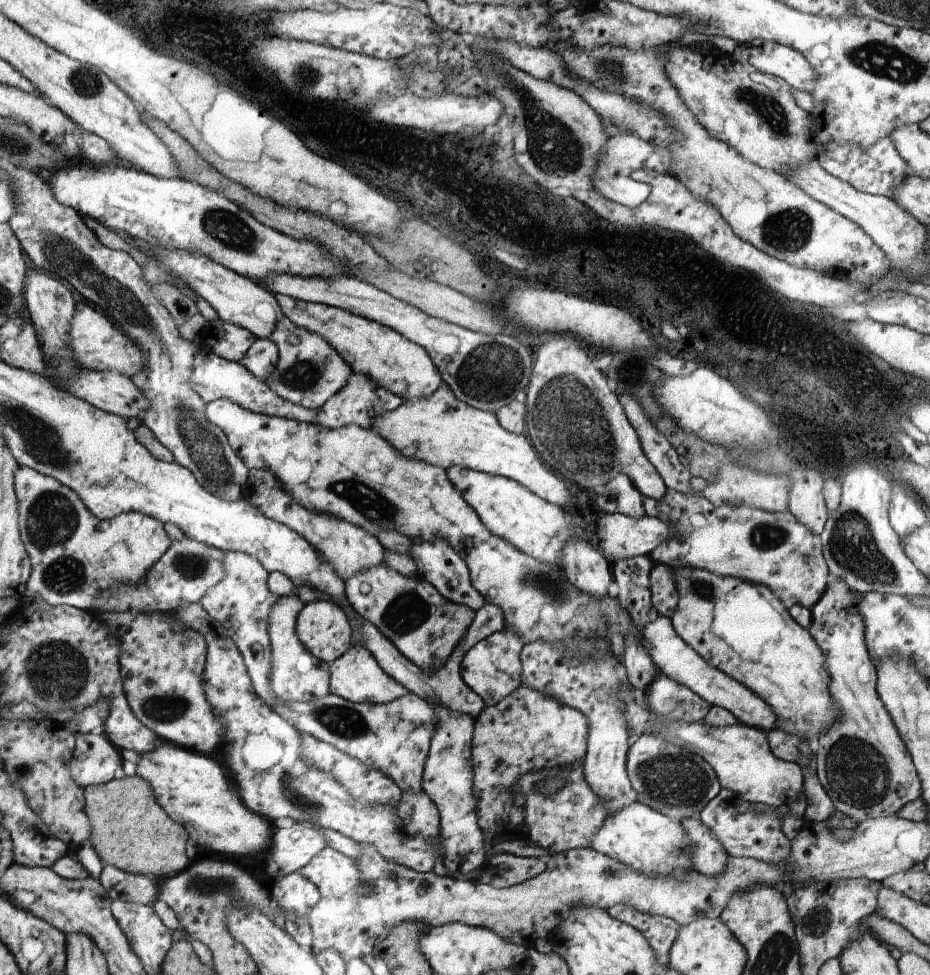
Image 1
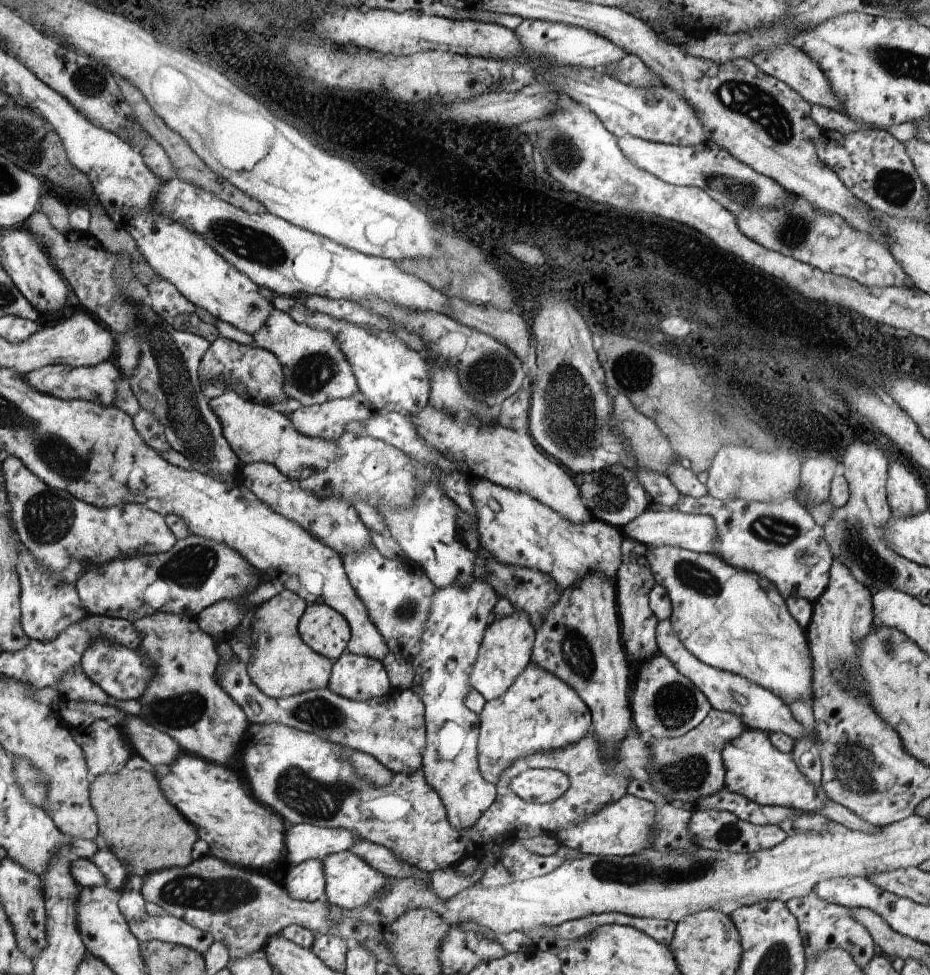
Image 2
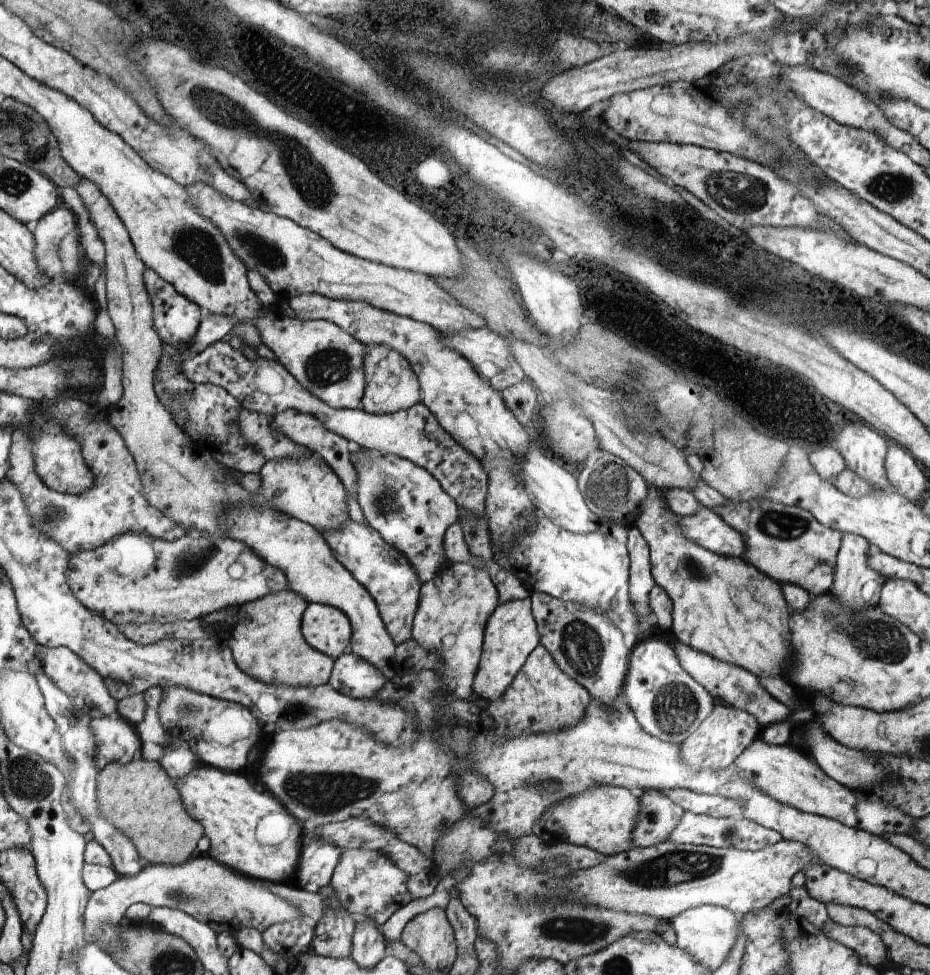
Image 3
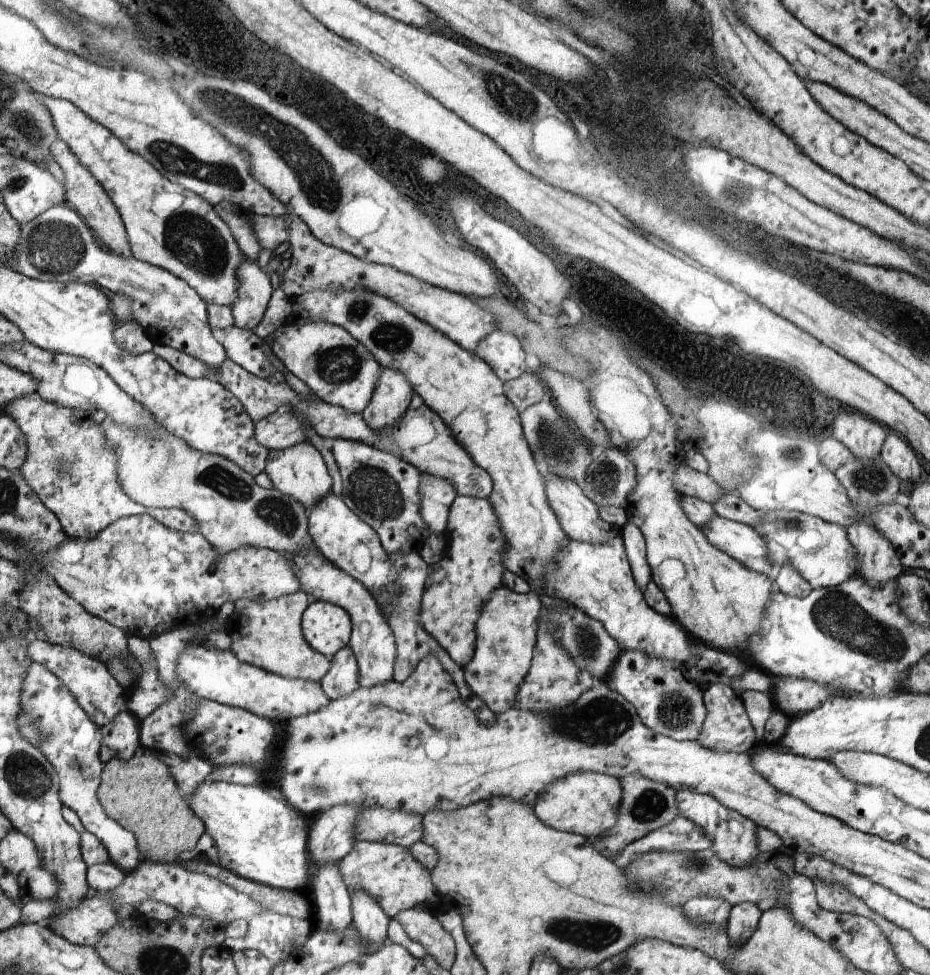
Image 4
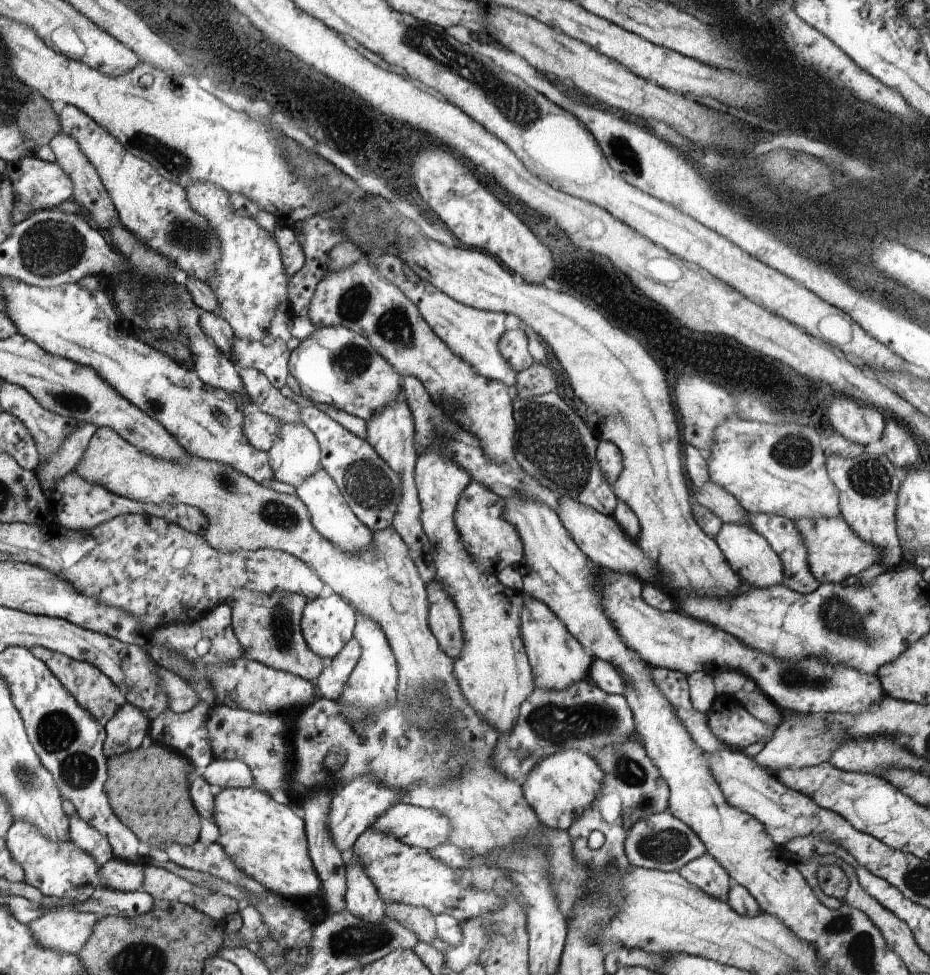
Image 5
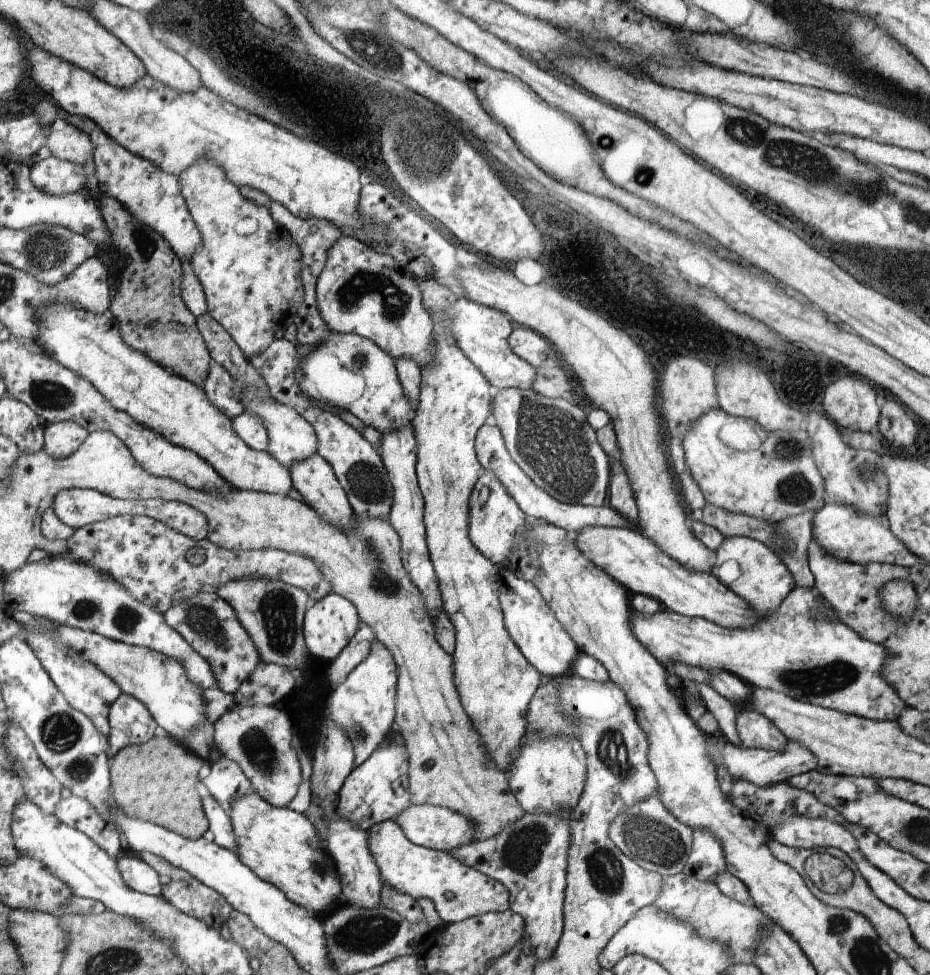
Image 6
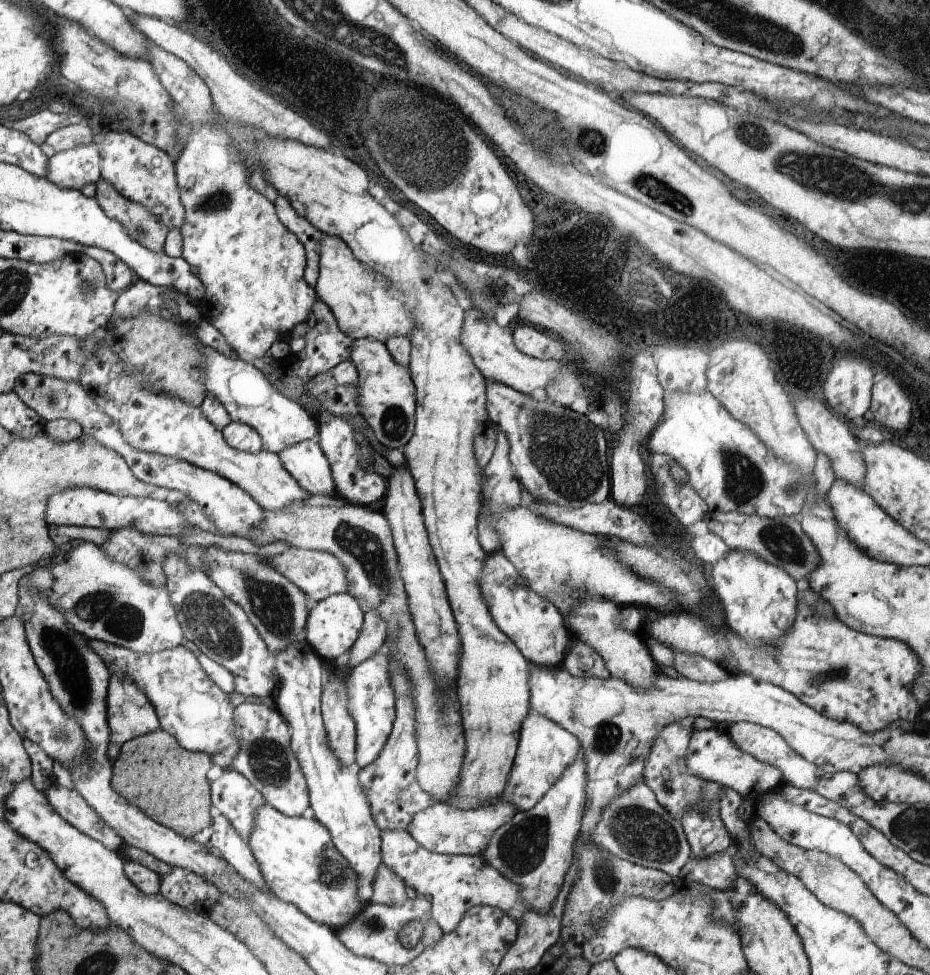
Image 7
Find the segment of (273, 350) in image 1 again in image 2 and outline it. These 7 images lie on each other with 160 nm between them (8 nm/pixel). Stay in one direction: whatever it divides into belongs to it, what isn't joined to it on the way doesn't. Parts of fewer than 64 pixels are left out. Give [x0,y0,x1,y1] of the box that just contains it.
[200,336,289,406]

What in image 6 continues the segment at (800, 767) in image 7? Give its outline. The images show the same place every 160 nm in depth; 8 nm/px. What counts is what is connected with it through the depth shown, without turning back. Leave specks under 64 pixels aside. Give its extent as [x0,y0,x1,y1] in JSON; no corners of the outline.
[734,709,786,751]

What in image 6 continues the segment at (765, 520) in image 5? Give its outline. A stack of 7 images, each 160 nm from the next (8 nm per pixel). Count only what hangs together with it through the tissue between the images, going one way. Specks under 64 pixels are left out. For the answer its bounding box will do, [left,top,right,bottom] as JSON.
[774,512,814,588]

